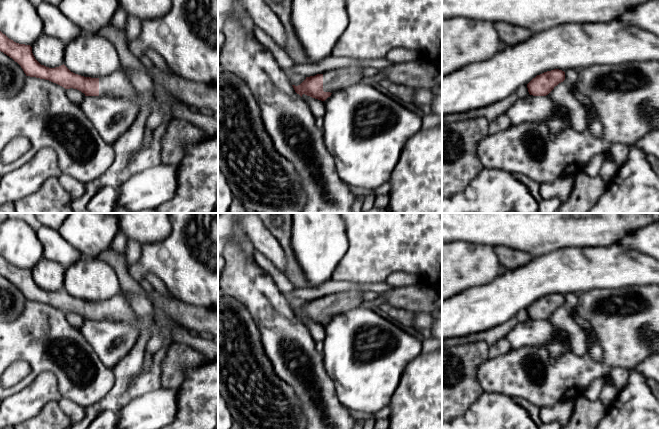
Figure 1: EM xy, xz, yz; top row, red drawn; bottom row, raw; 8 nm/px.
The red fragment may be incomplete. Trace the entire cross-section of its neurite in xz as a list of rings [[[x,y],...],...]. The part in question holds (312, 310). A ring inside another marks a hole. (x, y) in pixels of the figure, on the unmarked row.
[[[361,290],[329,294],[323,298],[306,301],[298,310],[292,309],[301,321],[303,318],[325,325],[332,317],[357,308],[362,303]]]

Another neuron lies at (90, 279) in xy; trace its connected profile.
[[[85,256],[66,268],[64,289],[75,298],[91,302],[105,301],[121,293],[115,270],[98,258]]]

